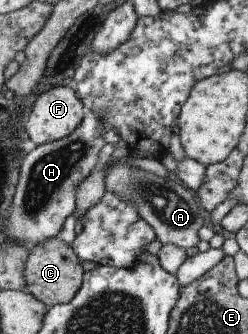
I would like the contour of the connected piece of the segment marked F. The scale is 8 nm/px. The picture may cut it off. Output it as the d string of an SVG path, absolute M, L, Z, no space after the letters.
M73 84L41 89L39 95L33 100L30 116L25 122L25 132L37 146L51 143L70 136L83 122L87 113L88 108Z

